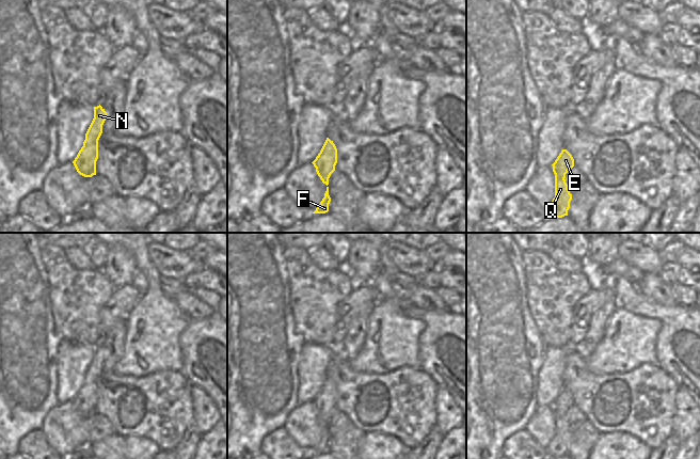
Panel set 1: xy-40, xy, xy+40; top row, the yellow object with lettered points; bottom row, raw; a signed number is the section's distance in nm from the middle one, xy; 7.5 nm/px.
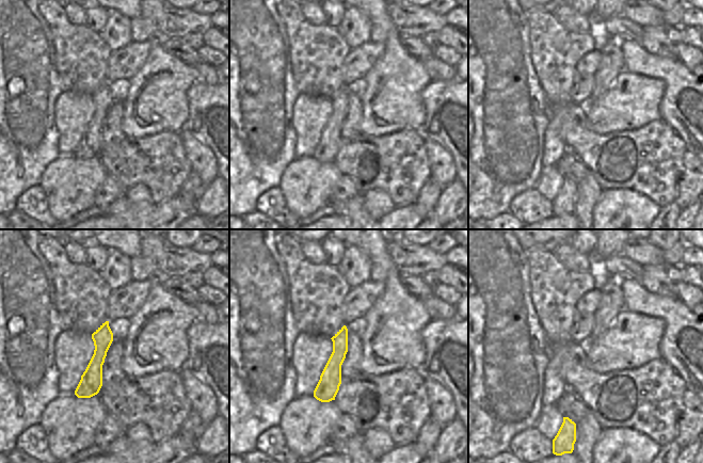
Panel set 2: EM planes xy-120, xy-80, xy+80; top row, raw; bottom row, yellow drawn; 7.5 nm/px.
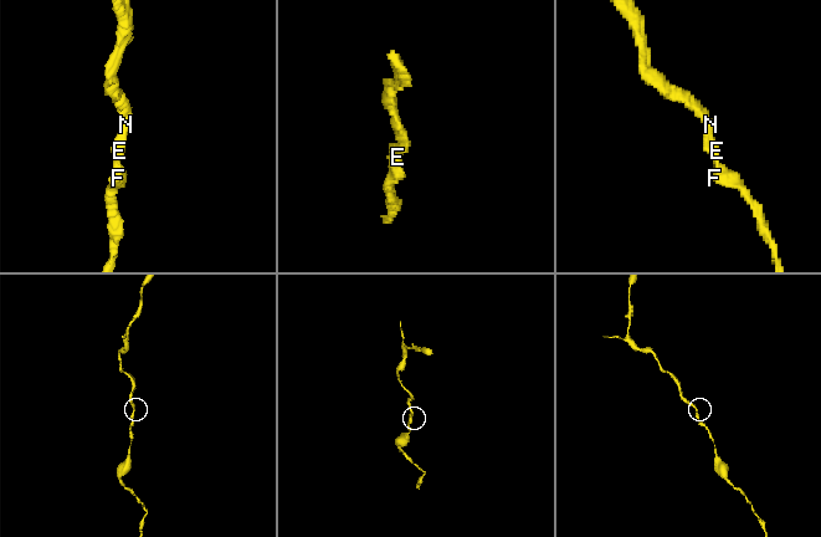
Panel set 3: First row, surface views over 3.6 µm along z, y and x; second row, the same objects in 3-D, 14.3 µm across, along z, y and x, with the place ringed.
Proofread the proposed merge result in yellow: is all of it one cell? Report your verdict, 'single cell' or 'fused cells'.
single cell

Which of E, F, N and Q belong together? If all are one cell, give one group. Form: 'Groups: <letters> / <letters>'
Groups: E F N Q

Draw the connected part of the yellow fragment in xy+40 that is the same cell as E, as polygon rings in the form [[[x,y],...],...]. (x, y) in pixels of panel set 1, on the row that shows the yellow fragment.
[[[562,149],[553,165],[555,174],[555,197],[546,208],[548,218],[562,218],[568,216],[572,194],[566,183],[566,174],[574,167],[572,155]]]

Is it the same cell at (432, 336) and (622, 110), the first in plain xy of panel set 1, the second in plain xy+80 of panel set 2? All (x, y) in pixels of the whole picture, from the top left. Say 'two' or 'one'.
two

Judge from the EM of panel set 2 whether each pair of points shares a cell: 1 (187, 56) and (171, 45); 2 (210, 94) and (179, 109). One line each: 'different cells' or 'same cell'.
1: same cell
2: different cells

